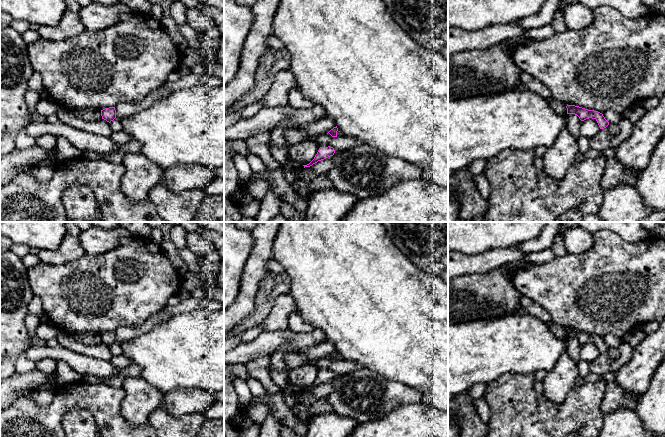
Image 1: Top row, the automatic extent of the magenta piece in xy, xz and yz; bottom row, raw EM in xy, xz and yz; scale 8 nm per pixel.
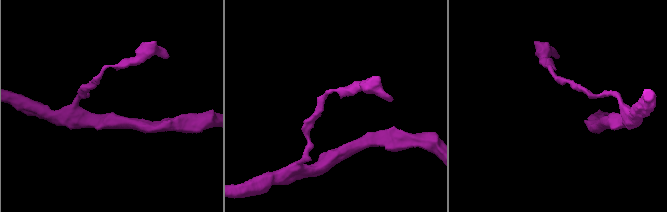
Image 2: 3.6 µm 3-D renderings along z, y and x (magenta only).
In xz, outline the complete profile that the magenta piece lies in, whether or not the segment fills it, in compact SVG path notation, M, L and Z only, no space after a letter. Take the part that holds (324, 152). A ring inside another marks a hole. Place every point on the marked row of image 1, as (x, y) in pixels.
M320 147L317 154L315 155L314 159L307 165L303 165L305 167L310 167L313 164L317 163L318 161L324 160L330 156L333 156L335 153L335 150L333 147Z

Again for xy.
M109 107L101 110L101 116L102 116L102 119L110 123L116 118L115 107Z

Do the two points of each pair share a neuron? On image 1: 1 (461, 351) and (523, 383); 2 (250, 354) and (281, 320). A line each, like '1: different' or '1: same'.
1: different
2: different

